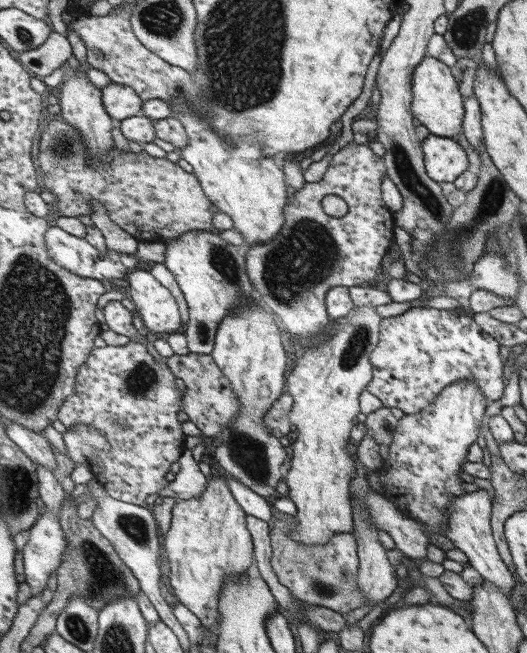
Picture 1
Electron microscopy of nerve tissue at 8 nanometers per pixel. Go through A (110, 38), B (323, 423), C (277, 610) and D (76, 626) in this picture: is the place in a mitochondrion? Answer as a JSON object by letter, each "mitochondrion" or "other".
{"A":"other","B":"other","C":"other","D":"mitochondrion"}

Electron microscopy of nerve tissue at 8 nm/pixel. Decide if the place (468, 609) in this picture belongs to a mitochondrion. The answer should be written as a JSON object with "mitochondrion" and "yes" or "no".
{"mitochondrion":"no"}

